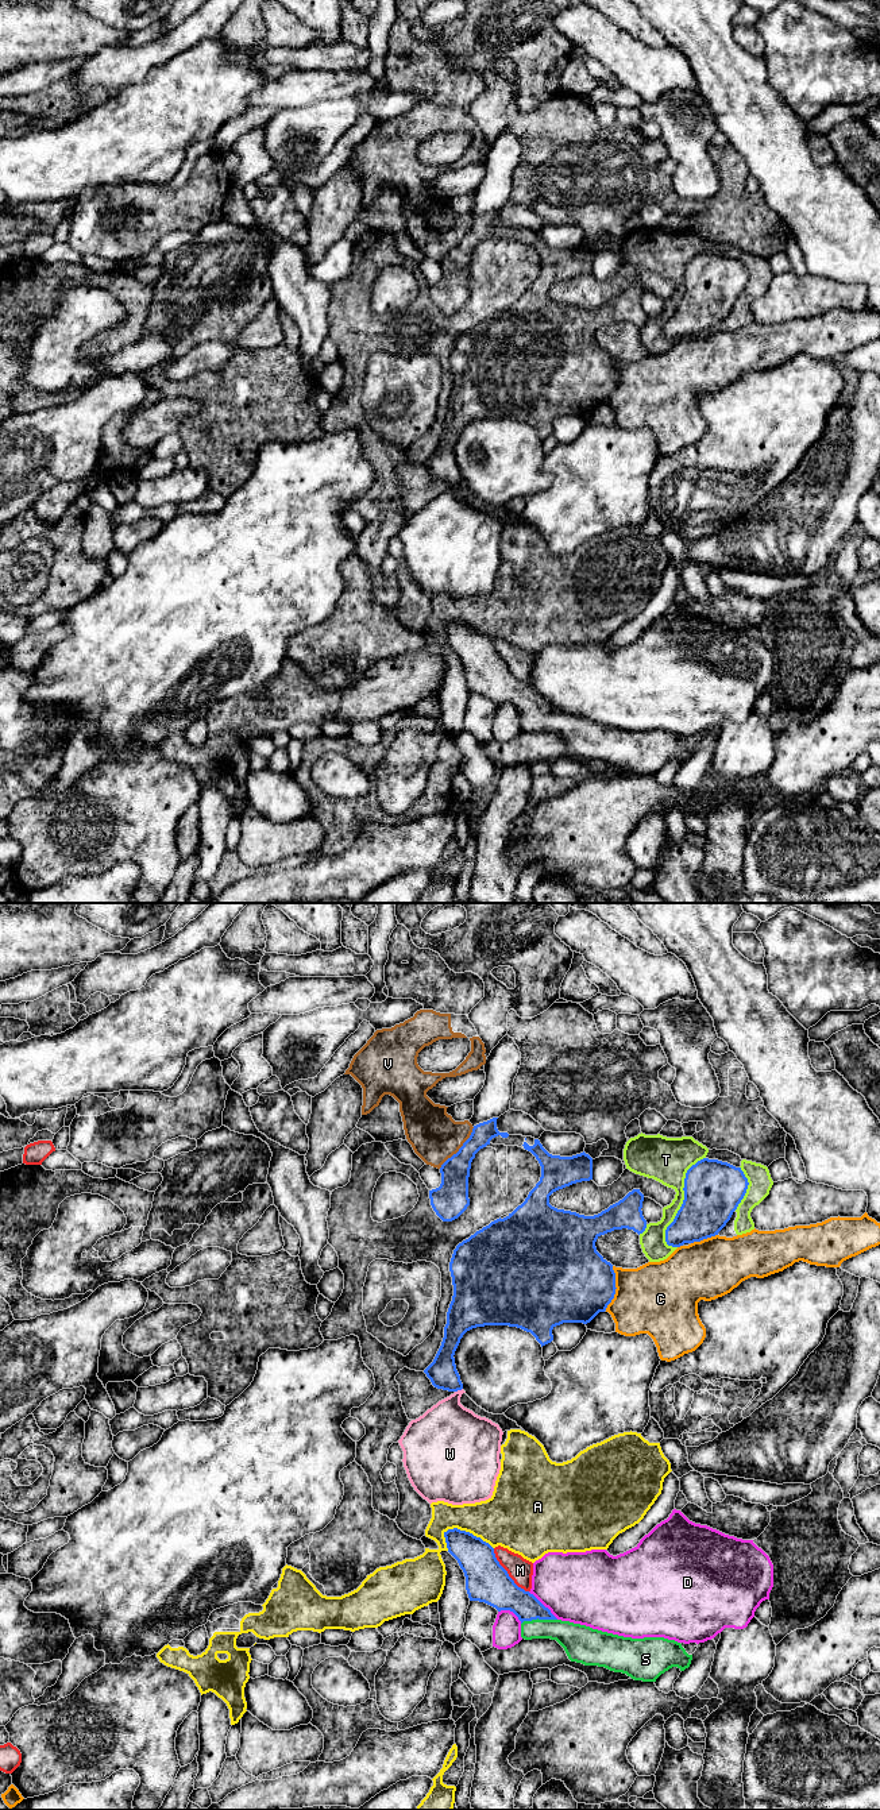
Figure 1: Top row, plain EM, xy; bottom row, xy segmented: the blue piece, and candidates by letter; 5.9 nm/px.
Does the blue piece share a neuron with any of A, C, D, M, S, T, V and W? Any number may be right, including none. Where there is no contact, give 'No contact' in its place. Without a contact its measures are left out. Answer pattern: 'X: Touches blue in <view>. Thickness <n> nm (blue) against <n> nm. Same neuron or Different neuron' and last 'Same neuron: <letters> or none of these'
A: Touches blue in xy. Thickness 220 nm (blue) against 320 nm. Different neuron
C: Touches blue in xy. Thickness 460 nm (blue) against 440 nm. Different neuron
D: Touches blue in xy. Thickness 190 nm (blue) against 420 nm. Different neuron
M: Touches blue in xy. Thickness 260 nm (blue) against 150 nm. Different neuron
S: Touches blue in xy. Thickness 180 nm (blue) against 180 nm. Same neuron
T: Touches blue in xy. Thickness 360 nm (blue) against 260 nm. Different neuron
V: Touches blue in xy. Thickness 180 nm (blue) against 300 nm. Different neuron
W: Touches blue in xy. Thickness 170 nm (blue) against 340 nm. Different neuron
Same neuron: S

